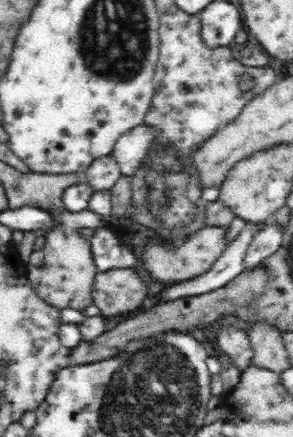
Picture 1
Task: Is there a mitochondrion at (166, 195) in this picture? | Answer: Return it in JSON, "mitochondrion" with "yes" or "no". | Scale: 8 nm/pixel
{"mitochondrion":"yes"}

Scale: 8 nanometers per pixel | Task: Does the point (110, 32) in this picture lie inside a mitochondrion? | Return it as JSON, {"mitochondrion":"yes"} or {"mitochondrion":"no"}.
{"mitochondrion":"yes"}

